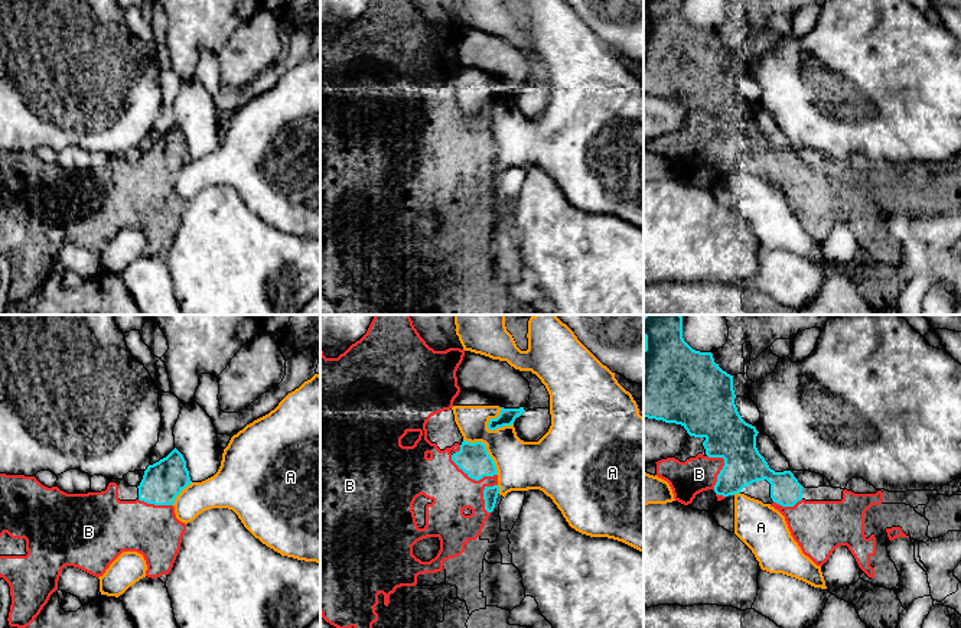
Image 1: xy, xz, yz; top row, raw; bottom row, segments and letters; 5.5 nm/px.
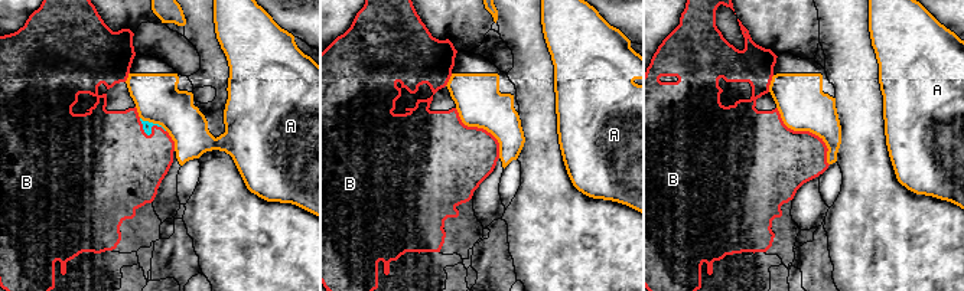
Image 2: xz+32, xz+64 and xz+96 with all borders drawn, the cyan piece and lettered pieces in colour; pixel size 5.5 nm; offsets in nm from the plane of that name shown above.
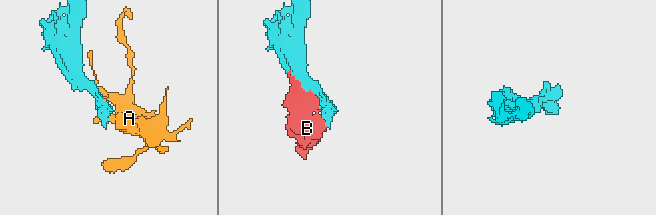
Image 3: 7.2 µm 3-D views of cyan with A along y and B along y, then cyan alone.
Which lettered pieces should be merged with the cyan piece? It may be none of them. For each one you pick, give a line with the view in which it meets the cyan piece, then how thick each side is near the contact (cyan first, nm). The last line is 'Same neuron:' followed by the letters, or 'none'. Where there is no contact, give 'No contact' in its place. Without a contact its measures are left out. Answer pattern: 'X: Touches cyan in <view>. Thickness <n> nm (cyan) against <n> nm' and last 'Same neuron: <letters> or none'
B: Touches cyan in xz. Thickness 180 nm (cyan) against 240 nm
Same neuron: B

